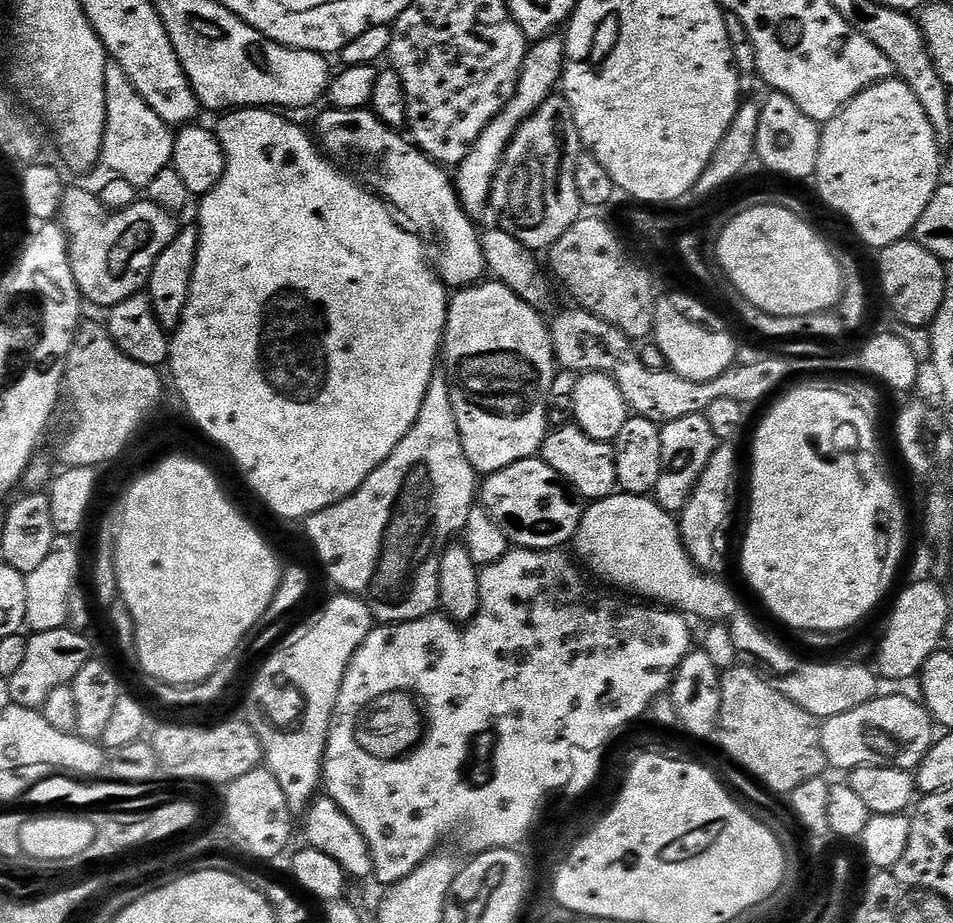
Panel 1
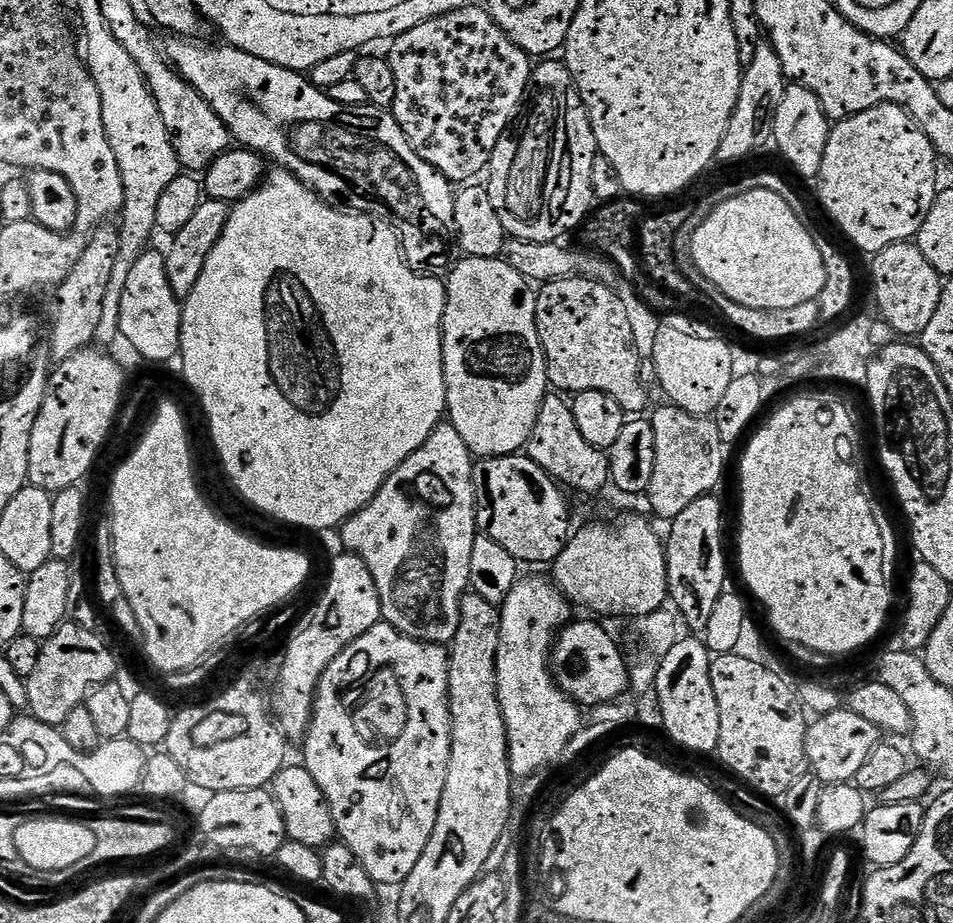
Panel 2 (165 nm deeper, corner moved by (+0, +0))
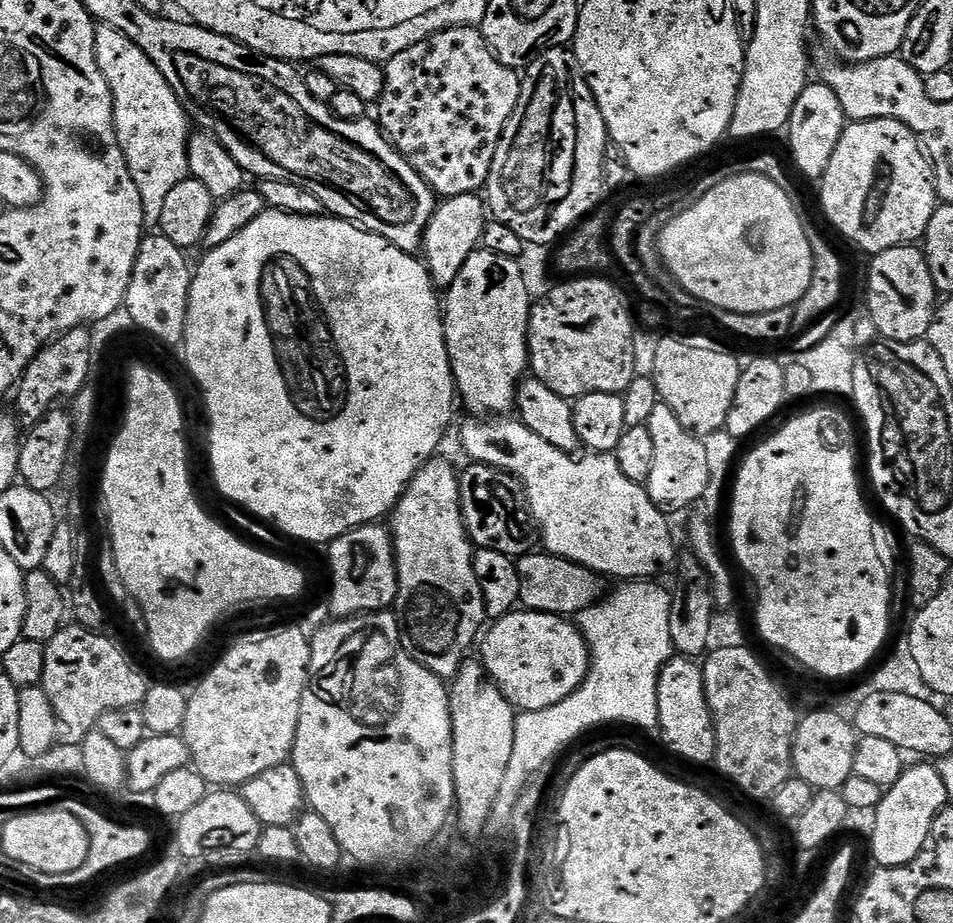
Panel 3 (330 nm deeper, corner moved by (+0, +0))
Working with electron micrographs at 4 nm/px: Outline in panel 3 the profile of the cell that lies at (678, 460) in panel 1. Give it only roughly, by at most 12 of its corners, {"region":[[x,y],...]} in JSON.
{"region":[[670,405],[654,406],[646,487],[665,514],[703,501],[711,478],[703,439]]}

